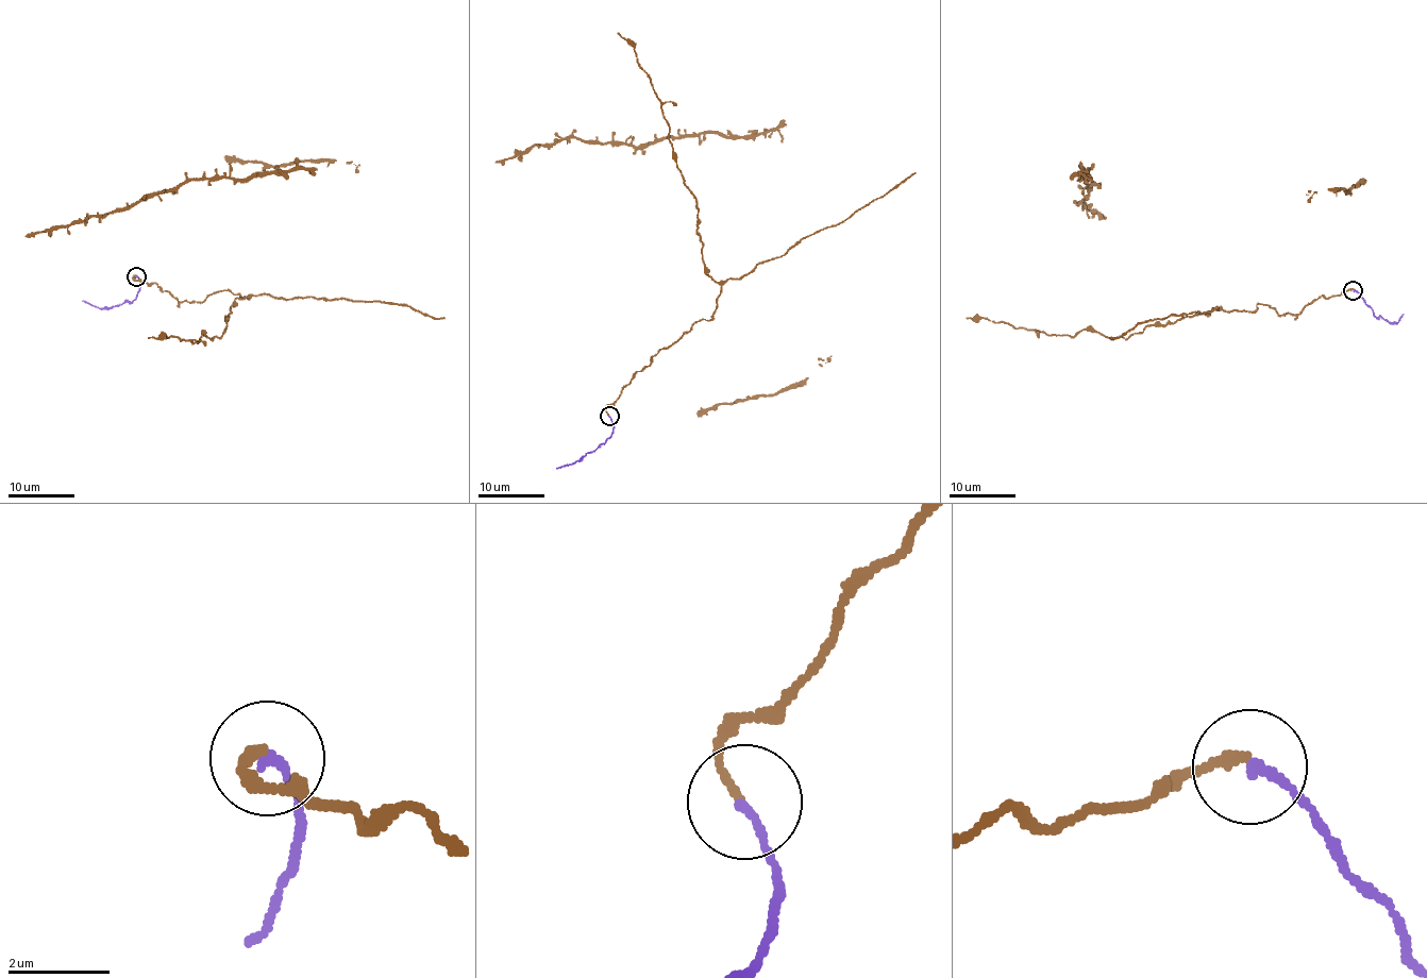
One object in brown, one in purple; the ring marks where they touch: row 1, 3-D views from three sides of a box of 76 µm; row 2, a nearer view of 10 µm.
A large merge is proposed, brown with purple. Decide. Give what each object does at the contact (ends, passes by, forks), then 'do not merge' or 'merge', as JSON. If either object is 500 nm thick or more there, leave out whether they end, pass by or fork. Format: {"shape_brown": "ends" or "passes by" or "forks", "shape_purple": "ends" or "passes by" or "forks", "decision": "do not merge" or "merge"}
{"shape_brown": "ends", "shape_purple": "ends", "decision": "merge"}

